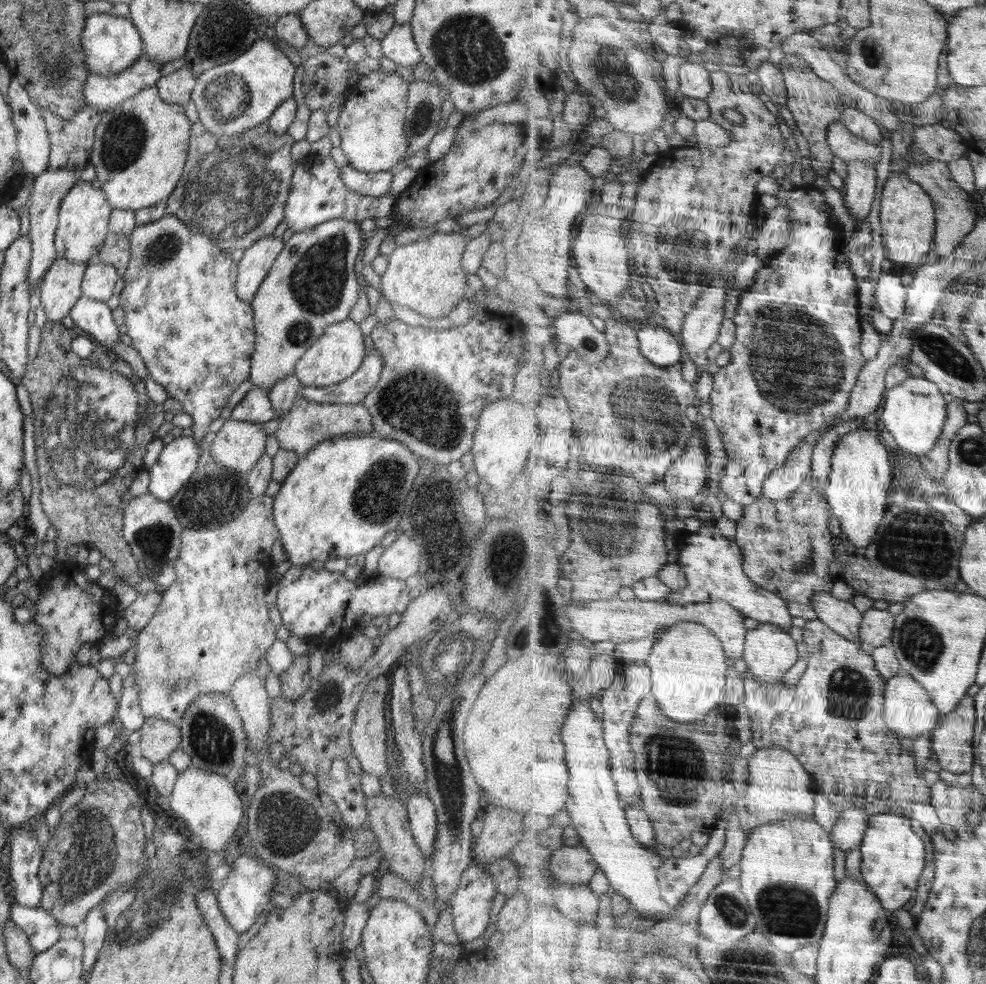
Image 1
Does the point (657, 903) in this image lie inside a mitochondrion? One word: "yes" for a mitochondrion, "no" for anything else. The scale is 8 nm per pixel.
no

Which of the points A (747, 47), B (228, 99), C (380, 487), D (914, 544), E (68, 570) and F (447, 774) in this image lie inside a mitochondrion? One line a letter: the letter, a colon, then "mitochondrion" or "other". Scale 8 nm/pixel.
A: other
B: mitochondrion
C: mitochondrion
D: mitochondrion
E: other
F: mitochondrion

